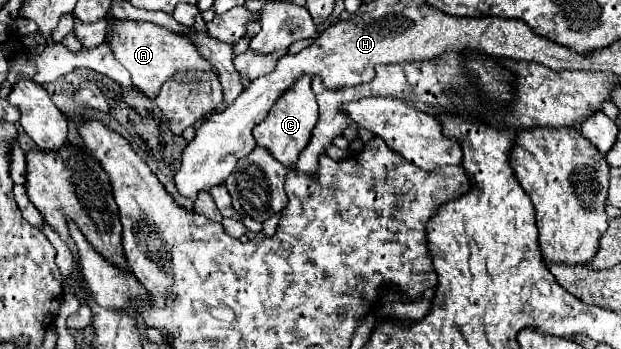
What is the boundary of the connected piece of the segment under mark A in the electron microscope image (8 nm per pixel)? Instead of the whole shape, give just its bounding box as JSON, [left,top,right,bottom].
[105,19,211,97]

